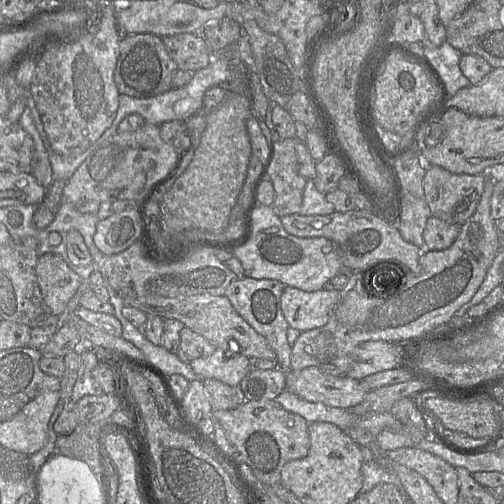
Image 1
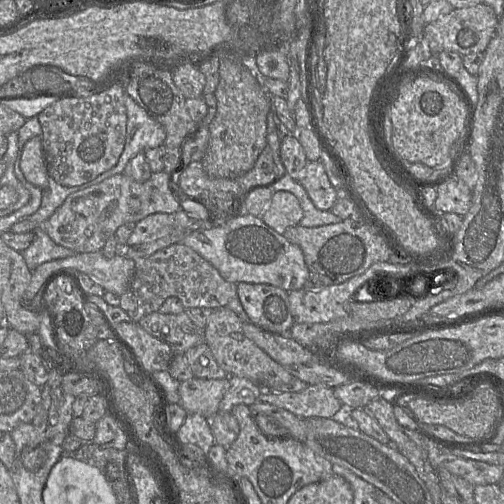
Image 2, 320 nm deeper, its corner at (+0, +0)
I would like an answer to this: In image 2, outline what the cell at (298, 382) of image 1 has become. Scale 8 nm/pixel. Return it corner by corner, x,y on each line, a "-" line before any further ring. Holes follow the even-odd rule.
308,385
300,392
272,392
262,390
259,401
286,409
300,418
332,418
342,409
342,402
334,395
334,388

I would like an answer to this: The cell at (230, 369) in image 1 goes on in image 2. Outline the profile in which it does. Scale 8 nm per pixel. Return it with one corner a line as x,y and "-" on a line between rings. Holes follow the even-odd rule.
193,377
180,382
180,405
188,414
199,414
210,419
220,409
220,402
228,389
226,379
203,379

